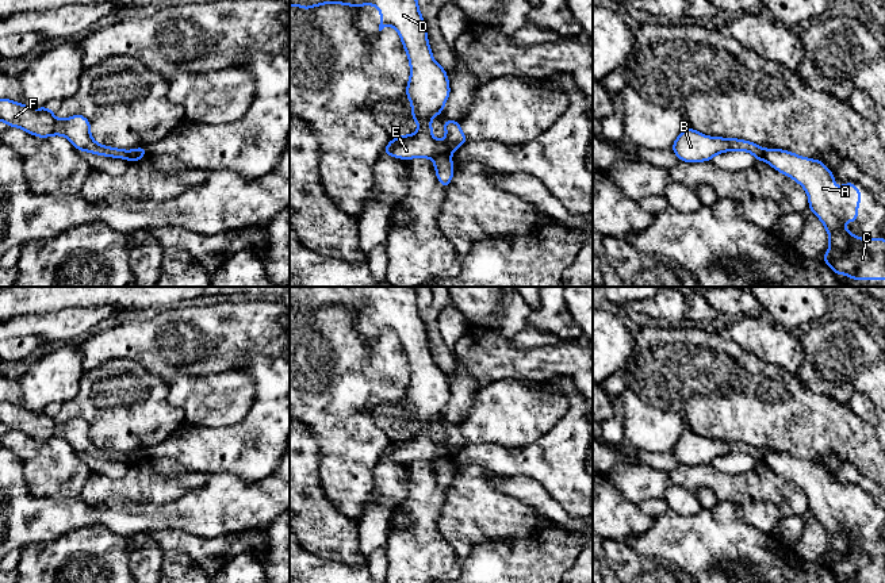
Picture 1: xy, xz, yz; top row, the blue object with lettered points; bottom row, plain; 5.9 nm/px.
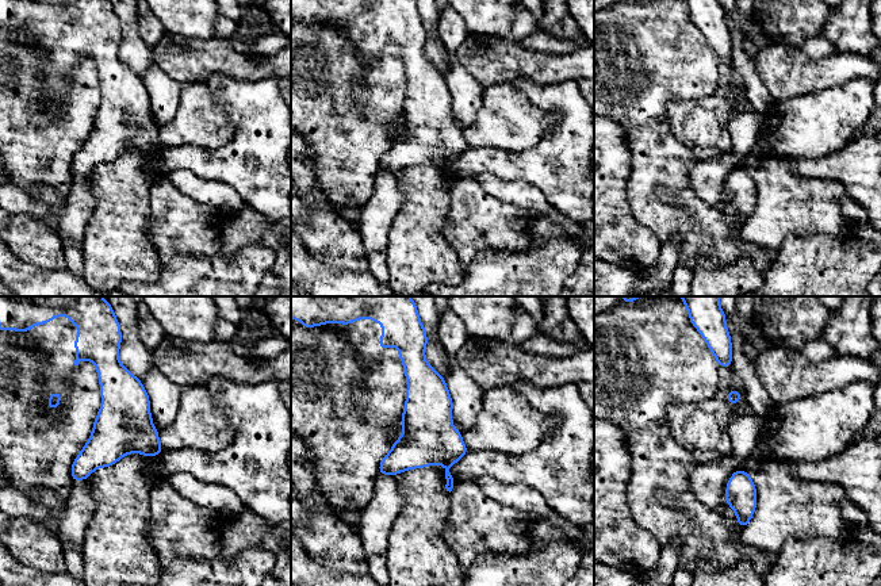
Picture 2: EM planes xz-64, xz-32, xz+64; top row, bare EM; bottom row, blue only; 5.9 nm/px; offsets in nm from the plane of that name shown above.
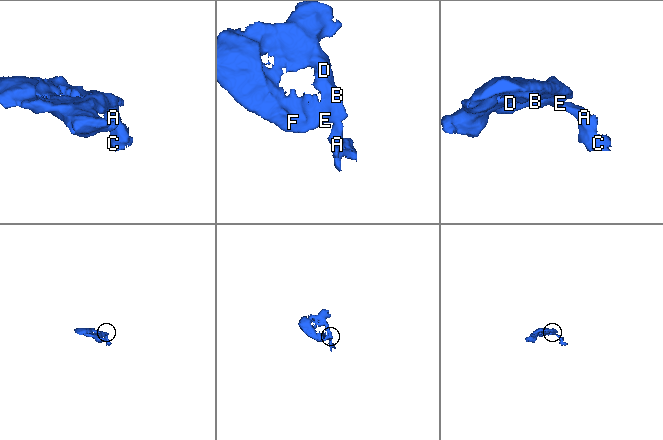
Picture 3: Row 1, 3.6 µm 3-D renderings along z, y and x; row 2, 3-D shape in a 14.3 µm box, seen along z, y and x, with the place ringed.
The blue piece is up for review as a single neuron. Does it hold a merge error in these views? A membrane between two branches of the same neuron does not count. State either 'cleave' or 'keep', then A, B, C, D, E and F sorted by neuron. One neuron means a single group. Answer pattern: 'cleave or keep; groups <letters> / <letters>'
cleave; groups A C / B D E F

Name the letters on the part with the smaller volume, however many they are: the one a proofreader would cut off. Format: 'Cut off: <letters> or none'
Cut off: A, C

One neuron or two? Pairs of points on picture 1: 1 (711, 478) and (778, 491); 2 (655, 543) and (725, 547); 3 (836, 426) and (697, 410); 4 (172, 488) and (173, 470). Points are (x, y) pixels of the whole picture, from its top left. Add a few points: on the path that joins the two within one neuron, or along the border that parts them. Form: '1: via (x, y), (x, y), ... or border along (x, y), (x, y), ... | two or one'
1: via (727, 487), (762, 487) | one
2: via (673, 543), (677, 545), (708, 545) | one
3: via (801, 422), (774, 410), (732, 410) | one
4: via (172, 484), (172, 474) | one

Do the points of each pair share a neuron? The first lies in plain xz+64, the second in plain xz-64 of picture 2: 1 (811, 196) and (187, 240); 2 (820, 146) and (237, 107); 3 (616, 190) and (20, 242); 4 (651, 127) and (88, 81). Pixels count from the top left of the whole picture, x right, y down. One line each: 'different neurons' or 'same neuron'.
1: same neuron
2: different neurons
3: same neuron
4: same neuron

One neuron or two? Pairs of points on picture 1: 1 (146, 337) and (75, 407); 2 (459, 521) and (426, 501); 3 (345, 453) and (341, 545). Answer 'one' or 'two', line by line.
1: two
2: two
3: two

